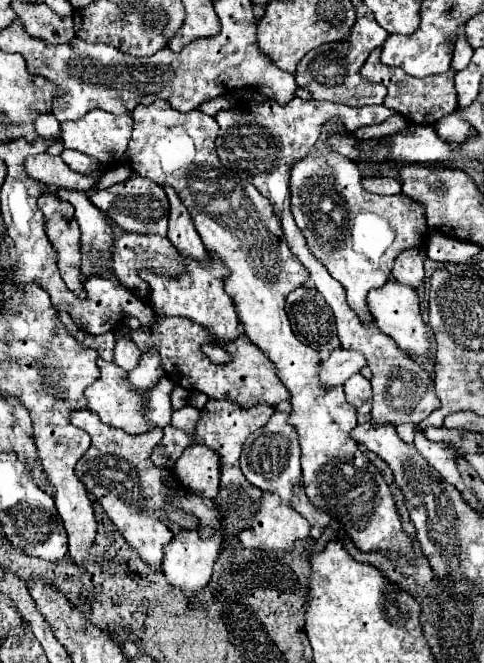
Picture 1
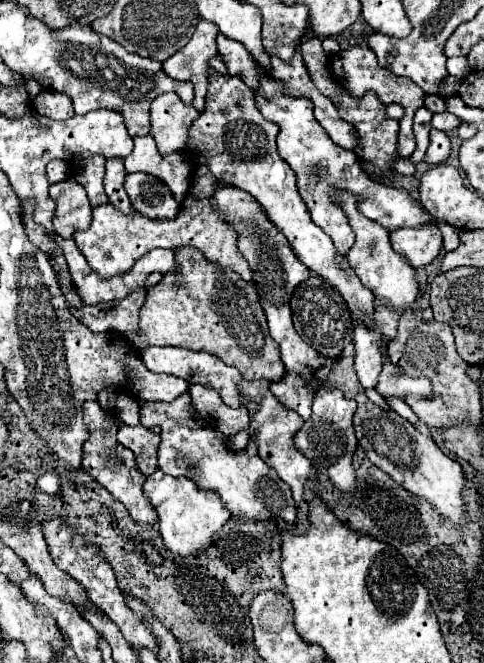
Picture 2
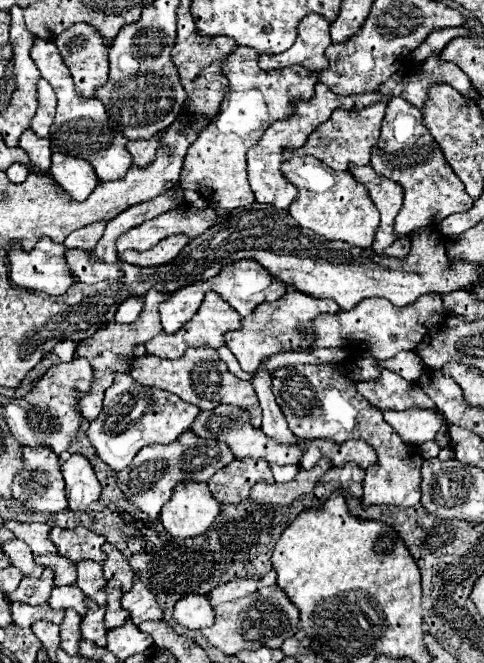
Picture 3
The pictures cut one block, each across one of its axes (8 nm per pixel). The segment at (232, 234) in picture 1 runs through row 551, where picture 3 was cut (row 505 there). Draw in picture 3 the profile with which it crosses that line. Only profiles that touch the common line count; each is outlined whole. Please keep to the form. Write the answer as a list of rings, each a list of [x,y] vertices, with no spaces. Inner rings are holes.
[[[300,364],[274,370],[272,392],[282,408],[292,432],[298,438],[322,438],[334,444],[348,440],[368,442],[378,456],[378,466],[366,468],[362,506],[416,506],[420,504],[420,466],[422,456],[408,444],[402,444],[400,436],[384,422],[382,410],[358,396],[354,380],[346,380],[346,368],[342,364]],[[414,454],[414,470],[412,468]]]

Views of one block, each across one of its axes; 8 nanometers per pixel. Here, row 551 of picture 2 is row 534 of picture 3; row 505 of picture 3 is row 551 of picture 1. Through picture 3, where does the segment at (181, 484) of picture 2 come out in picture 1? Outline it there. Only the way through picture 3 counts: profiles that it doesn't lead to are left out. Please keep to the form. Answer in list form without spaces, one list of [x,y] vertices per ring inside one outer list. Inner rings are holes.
[[[172,526],[174,538],[172,542],[164,548],[166,556],[164,556],[164,564],[162,564],[162,572],[168,580],[170,586],[174,586],[180,592],[186,594],[194,594],[194,592],[202,592],[202,588],[206,588],[206,584],[210,582],[212,576],[212,566],[220,554],[220,546],[222,542],[218,540],[218,536],[212,536],[208,540],[200,540],[198,532],[186,532],[186,530],[178,530],[176,526]]]

